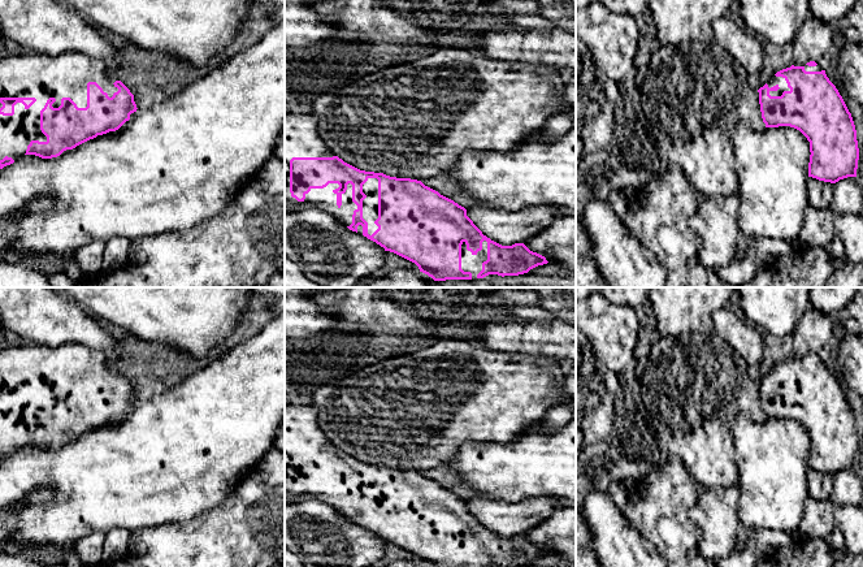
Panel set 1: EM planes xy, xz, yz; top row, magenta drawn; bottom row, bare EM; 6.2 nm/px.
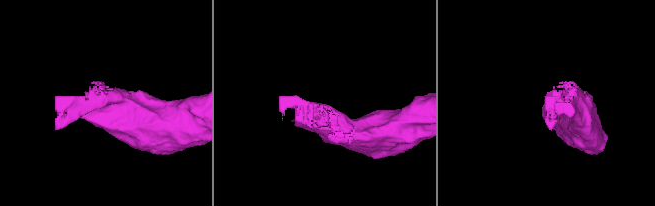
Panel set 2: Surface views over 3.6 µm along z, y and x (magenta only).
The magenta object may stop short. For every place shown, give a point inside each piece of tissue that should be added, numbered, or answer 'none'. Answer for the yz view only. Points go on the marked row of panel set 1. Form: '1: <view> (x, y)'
1: yz (773, 81)

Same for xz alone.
1: xz (302, 139)

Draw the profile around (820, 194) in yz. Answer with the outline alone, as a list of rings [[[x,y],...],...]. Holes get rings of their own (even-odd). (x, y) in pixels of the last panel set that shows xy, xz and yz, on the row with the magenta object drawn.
[[[808,177],[807,195],[811,207],[829,208],[833,199],[833,183]]]

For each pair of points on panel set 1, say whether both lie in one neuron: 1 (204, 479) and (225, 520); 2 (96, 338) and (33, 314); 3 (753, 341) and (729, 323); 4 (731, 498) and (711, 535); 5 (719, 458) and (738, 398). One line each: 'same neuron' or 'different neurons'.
1: different neurons
2: same neuron
3: same neuron
4: same neuron
5: same neuron

